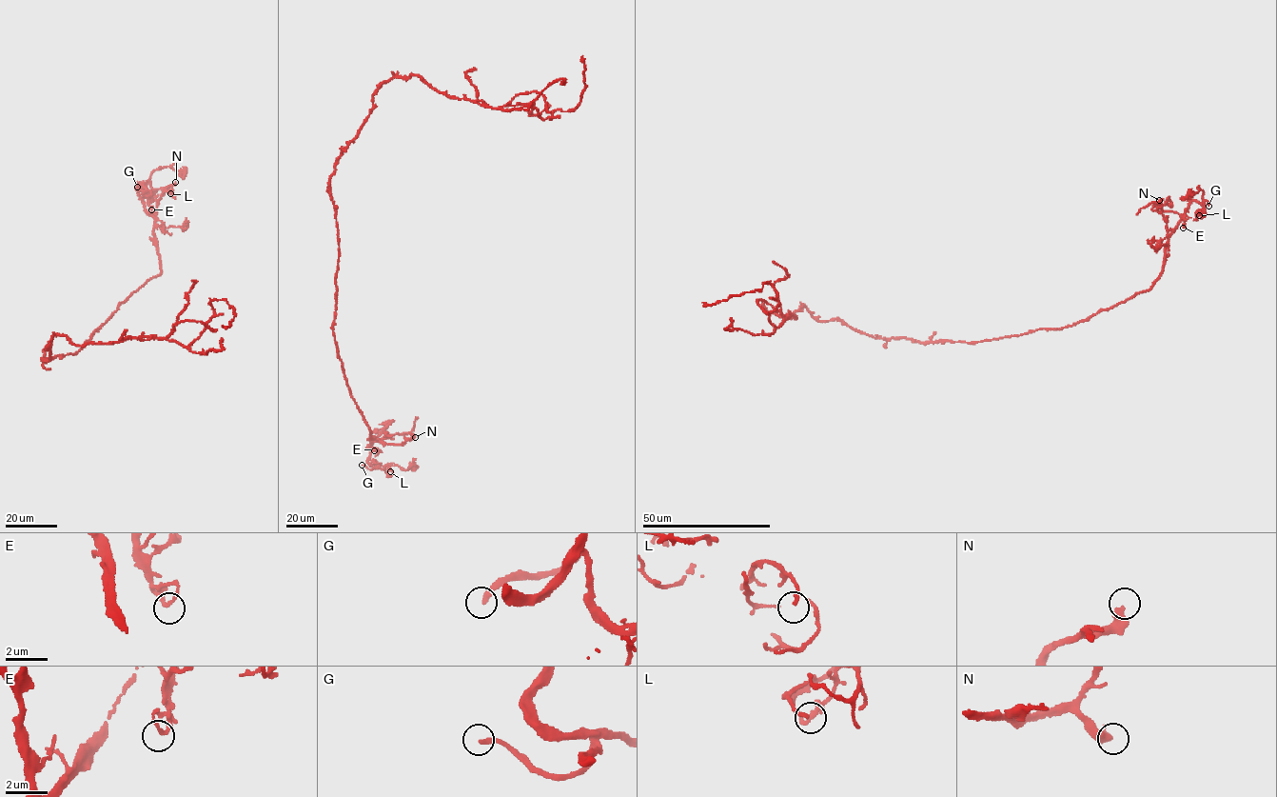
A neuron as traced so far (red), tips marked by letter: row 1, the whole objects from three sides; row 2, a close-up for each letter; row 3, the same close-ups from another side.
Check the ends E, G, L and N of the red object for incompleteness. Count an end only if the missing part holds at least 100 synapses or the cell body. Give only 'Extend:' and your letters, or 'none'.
Extend: G

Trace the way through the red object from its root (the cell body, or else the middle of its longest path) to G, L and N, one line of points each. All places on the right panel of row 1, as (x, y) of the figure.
G: (933, 342), (1066, 328), (1124, 302), (1158, 277), (1165, 245), (1188, 205), (1208, 206)
L: (933, 342), (977, 343), (1087, 320), (1149, 289), (1163, 268), (1168, 237), (1191, 201), (1204, 200), (1199, 215)
N: (933, 342), (977, 343), (1021, 335), (1039, 328), (1066, 328), (1149, 289), (1163, 268), (1168, 237), (1159, 200)

